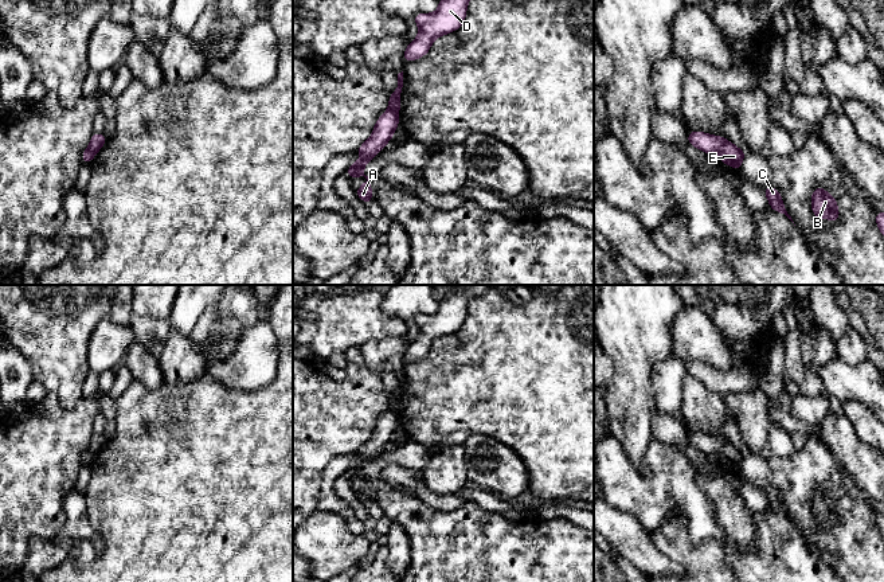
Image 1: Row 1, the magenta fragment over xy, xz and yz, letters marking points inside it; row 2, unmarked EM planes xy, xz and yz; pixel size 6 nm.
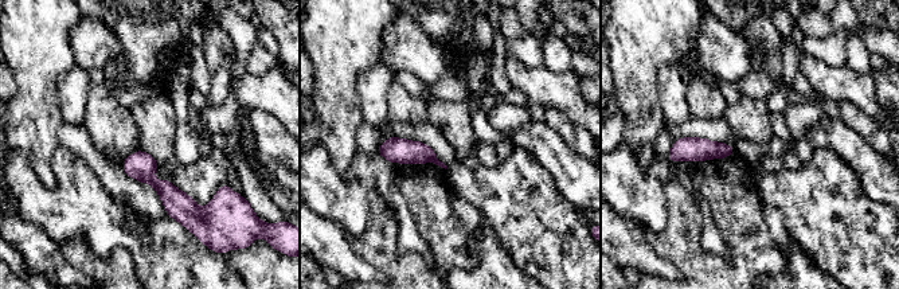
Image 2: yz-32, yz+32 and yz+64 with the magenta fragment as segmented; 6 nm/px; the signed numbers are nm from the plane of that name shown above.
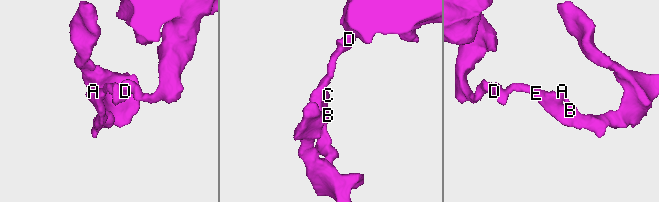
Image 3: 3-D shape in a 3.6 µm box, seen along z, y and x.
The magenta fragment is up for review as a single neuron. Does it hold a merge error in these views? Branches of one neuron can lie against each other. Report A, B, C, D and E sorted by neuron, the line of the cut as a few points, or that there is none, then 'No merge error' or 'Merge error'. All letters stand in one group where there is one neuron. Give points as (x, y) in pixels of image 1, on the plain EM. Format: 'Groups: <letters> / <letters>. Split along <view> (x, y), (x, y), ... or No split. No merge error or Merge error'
Groups: A B C E / D. Split along yz (726, 441), (716, 454). Merge error

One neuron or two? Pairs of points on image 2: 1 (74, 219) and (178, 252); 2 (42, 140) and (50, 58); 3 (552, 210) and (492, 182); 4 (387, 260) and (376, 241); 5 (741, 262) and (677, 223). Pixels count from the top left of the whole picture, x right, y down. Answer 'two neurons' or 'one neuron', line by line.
1: one neuron
2: one neuron
3: one neuron
4: one neuron
5: one neuron

